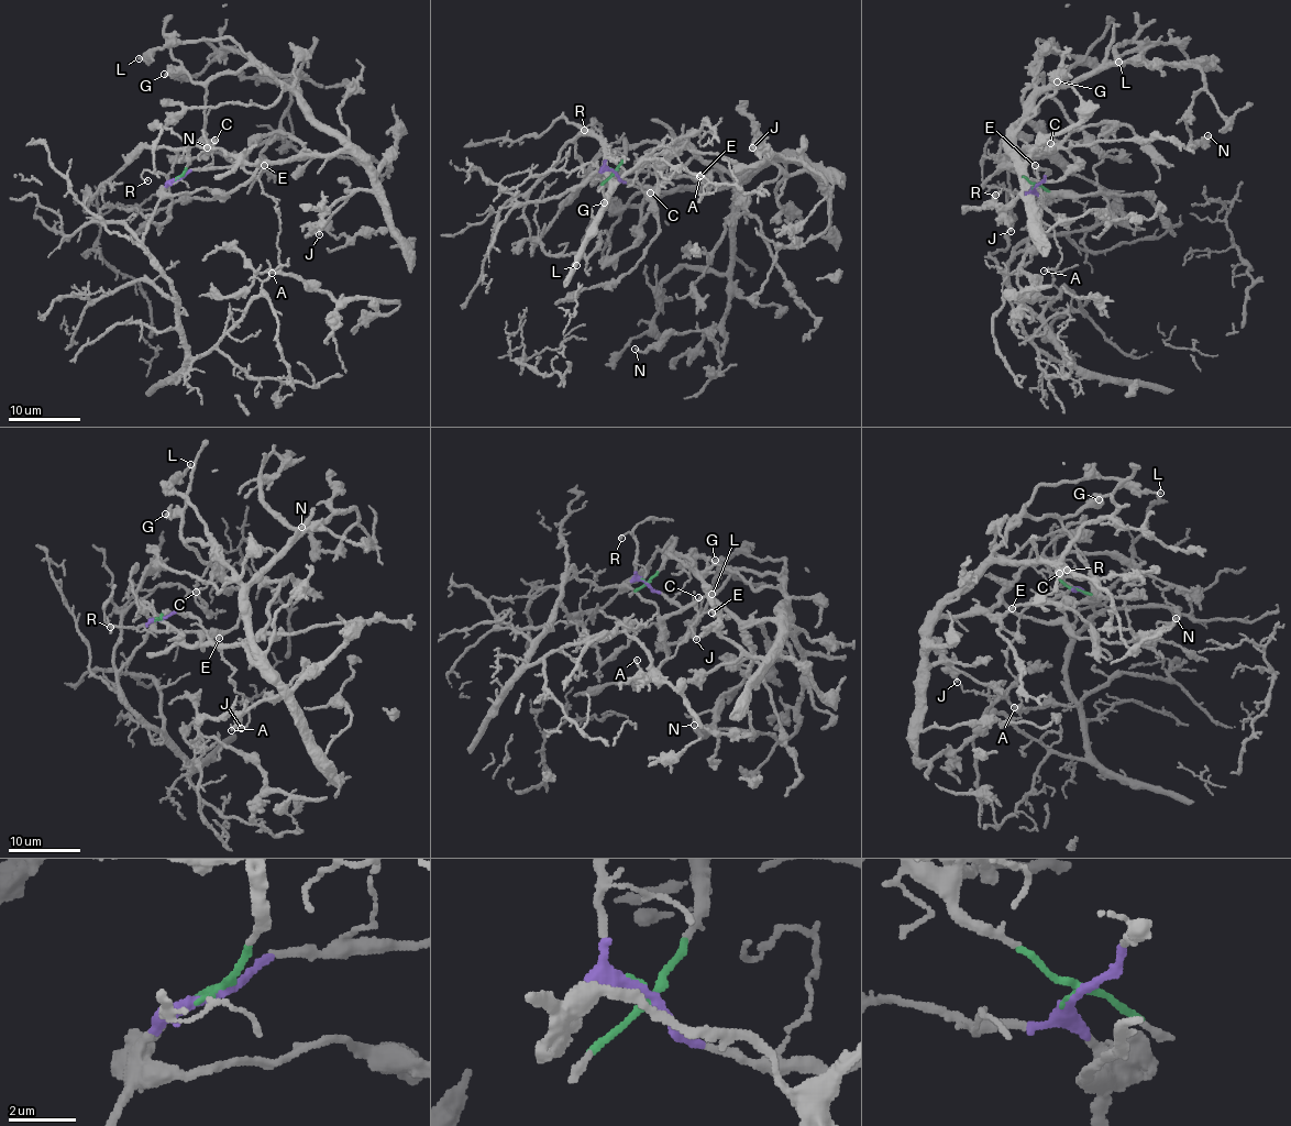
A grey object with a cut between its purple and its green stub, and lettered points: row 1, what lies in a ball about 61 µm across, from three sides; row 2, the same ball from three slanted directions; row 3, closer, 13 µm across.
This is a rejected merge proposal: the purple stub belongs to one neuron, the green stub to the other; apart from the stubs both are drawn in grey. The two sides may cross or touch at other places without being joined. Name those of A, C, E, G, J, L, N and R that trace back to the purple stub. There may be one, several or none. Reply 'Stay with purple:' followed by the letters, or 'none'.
Stay with purple: A, E, R

